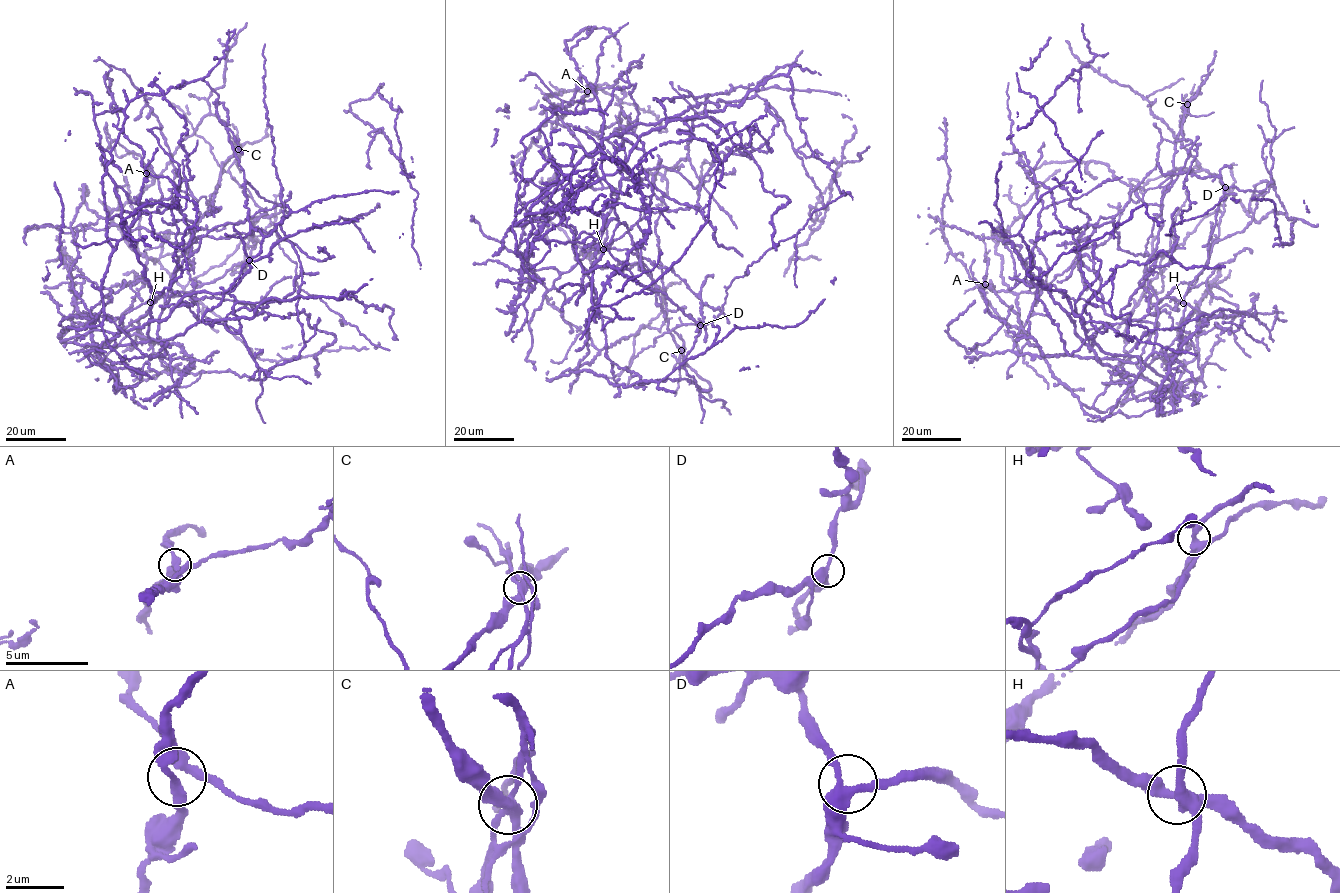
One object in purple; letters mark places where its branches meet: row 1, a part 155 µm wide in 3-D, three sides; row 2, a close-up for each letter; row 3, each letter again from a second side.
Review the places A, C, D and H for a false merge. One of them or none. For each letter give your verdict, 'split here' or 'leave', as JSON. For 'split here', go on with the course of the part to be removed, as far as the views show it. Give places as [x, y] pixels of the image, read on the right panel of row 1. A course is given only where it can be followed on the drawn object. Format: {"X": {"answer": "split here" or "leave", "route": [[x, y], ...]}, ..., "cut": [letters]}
{"A": {"answer": "leave"}, "C": {"answer": "split here", "route": [[1188, 104], [1181, 135], [1197, 148], [1184, 183], [1191, 207], [1181, 210], [1182, 222], [1165, 234]]}, "D": {"answer": "leave"}, "H": {"answer": "leave"}, "cut": ["C"]}

